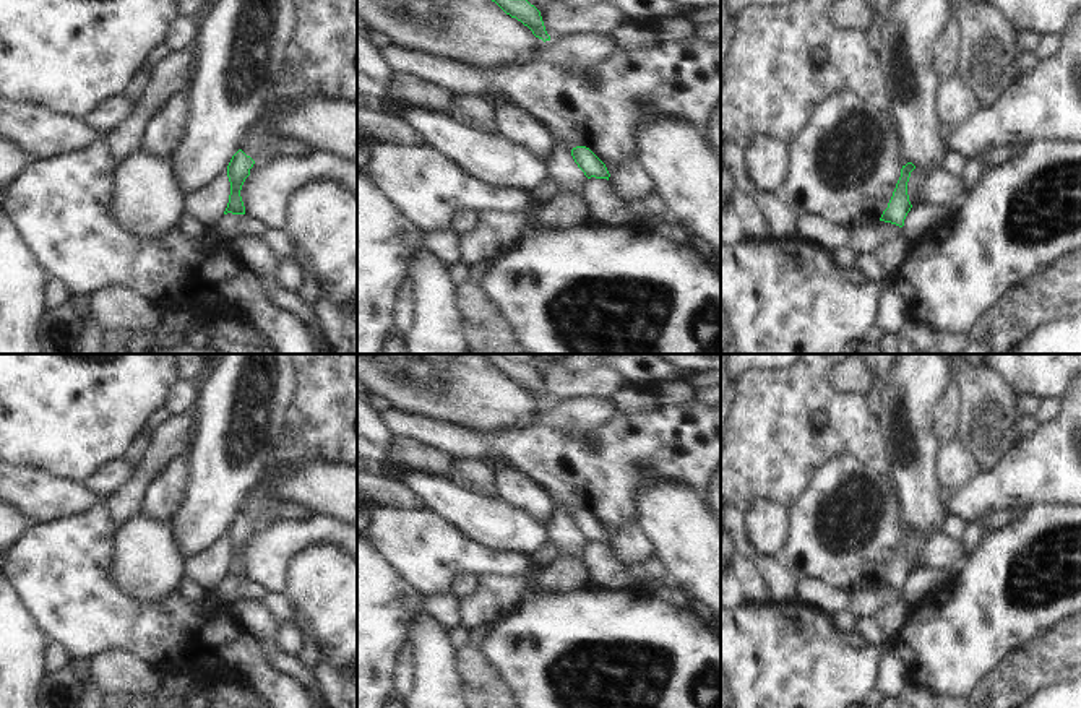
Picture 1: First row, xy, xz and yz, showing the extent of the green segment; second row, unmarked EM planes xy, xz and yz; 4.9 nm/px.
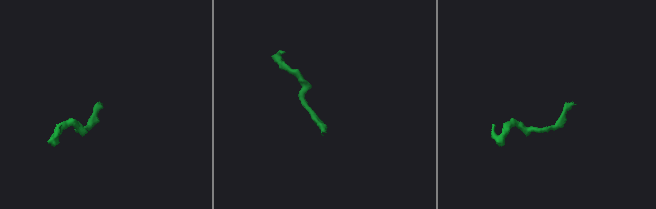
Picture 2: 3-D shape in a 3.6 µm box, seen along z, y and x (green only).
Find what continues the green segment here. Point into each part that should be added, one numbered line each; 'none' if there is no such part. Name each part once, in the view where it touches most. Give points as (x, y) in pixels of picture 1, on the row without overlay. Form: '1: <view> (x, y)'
none

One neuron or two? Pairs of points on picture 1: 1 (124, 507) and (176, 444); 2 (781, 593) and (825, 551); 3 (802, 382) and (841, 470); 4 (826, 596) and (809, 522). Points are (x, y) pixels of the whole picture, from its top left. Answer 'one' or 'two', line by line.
1: one
2: two
3: two
4: two

